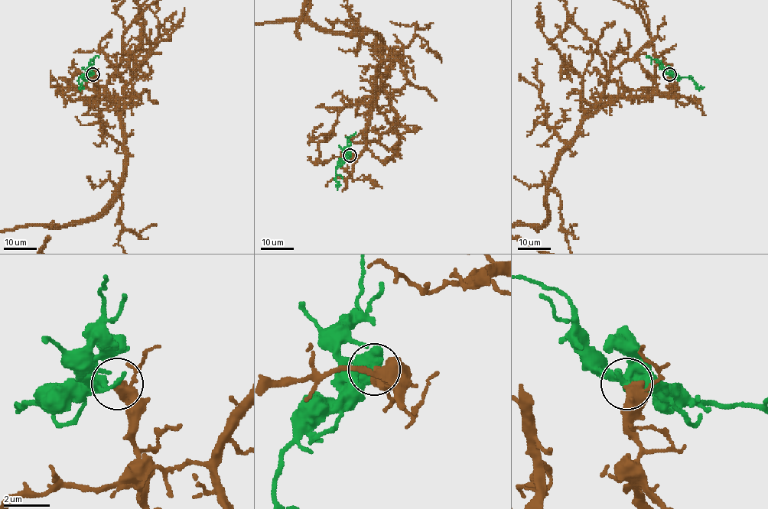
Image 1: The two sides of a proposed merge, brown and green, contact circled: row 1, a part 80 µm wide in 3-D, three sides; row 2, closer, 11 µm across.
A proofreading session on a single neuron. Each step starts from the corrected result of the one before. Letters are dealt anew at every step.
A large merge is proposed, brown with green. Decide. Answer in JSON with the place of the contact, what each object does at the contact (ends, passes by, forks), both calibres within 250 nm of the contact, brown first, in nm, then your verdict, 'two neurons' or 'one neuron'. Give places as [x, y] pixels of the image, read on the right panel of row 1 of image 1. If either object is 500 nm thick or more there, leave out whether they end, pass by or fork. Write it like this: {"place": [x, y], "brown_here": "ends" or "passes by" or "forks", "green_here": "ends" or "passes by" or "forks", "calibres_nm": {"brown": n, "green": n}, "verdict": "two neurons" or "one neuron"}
{"place": [669, 74], "brown_here": "passes by", "green_here": "ends", "calibres_nm": {"brown": 400, "green": 240}, "verdict": "two neurons"}

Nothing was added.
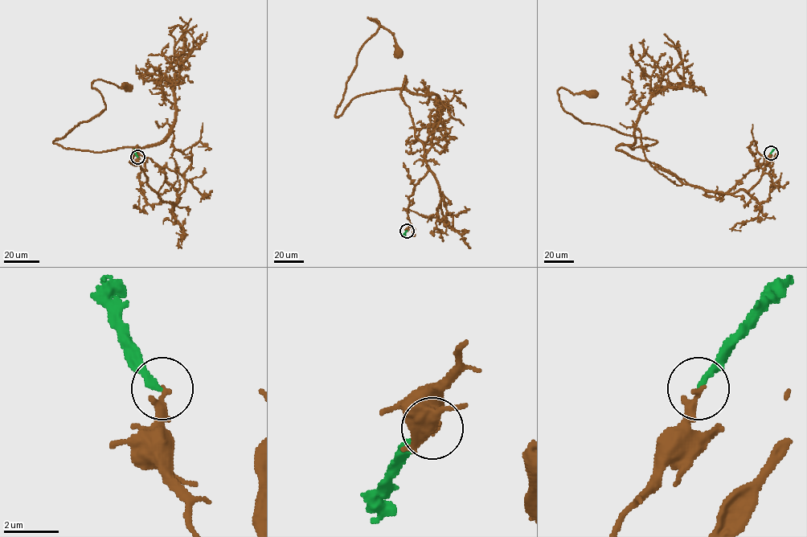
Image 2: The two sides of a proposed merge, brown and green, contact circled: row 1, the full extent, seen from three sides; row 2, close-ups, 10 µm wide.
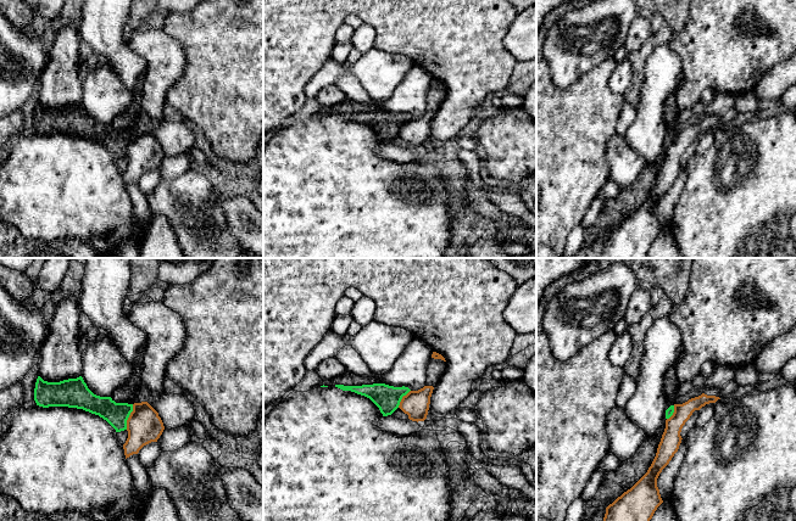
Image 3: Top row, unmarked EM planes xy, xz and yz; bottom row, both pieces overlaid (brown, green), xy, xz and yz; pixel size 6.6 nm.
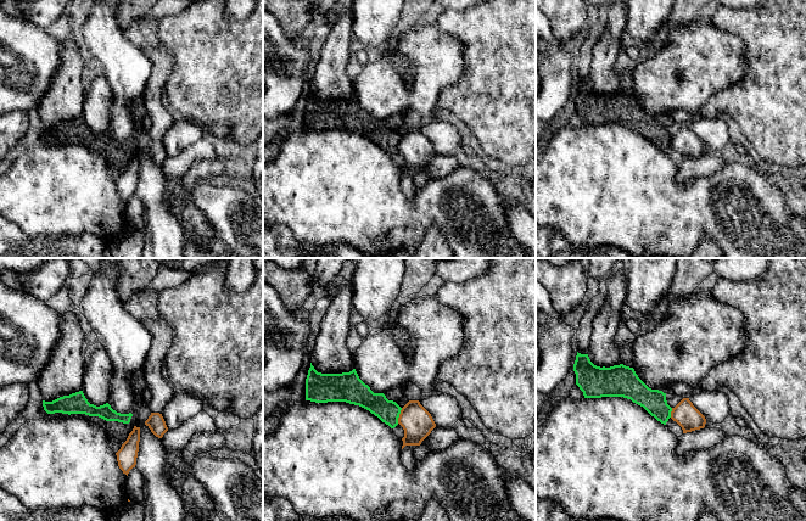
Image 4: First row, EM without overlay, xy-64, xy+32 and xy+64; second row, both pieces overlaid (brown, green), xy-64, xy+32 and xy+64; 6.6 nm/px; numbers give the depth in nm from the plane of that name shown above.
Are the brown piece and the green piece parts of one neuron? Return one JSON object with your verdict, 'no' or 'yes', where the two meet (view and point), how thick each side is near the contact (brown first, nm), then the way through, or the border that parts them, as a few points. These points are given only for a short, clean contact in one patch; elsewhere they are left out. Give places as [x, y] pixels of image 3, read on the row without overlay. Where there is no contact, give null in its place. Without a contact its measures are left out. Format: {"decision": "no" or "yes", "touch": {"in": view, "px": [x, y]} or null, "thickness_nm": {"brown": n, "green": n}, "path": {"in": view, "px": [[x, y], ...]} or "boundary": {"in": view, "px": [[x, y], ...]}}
{"decision": "no", "touch": {"in": "xy", "px": [129, 144]}, "thickness_nm": {"brown": 240, "green": 160}, "boundary": {"in": "xy", "px": [[133, 132], [126, 156]]}}

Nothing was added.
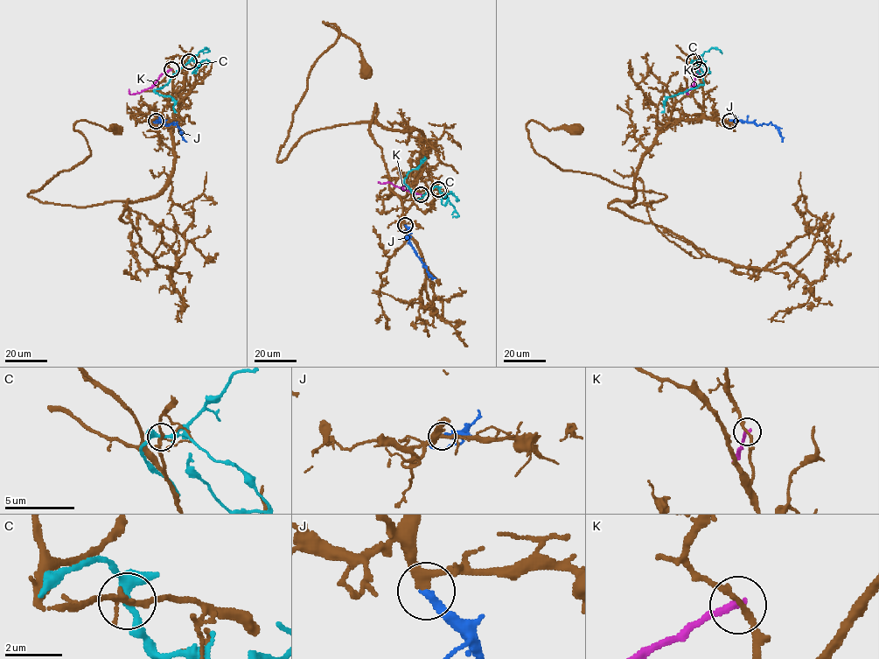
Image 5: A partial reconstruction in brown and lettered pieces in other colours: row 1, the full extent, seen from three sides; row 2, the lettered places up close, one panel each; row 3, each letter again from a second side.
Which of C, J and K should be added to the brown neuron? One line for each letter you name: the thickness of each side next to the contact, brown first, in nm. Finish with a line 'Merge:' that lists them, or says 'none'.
J: 260/280 nm
Merge: J

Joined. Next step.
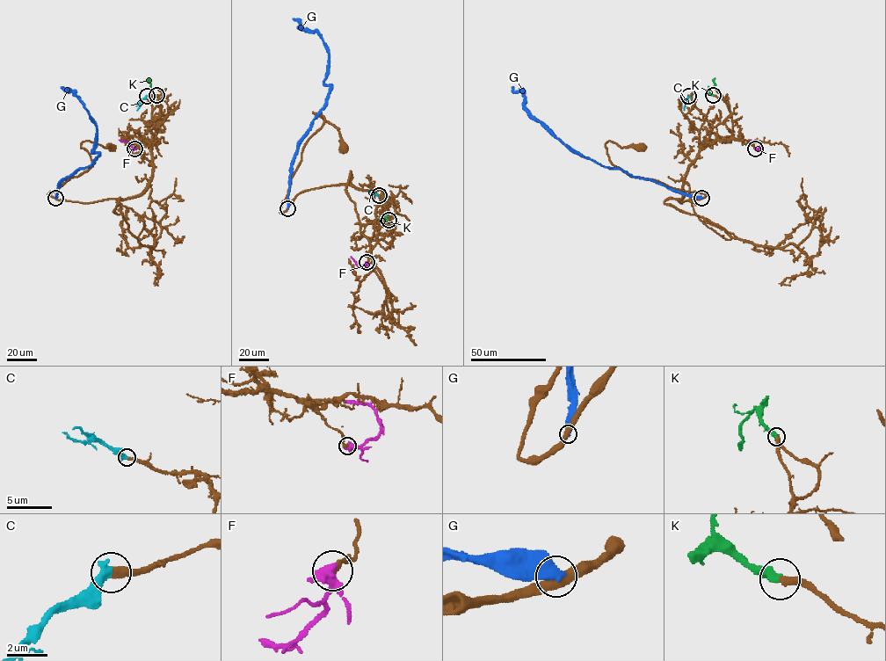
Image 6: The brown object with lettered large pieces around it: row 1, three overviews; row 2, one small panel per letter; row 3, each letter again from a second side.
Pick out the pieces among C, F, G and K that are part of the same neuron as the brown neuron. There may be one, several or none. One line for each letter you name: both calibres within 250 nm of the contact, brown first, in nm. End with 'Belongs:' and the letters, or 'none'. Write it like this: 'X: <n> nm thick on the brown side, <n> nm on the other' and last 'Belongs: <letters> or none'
C: 320 nm thick on the brown side, 440 nm on the other
K: 340 nm thick on the brown side, 400 nm on the other
Belongs: C, K

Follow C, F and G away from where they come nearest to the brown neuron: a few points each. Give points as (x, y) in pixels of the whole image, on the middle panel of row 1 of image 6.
C: (379, 195), (368, 191)
F: (366, 262), (364, 267), (359, 267), (351, 257)
G: (287, 208), (298, 141), (331, 86), (323, 83), (330, 56), (322, 37), (299, 28), (294, 18)

